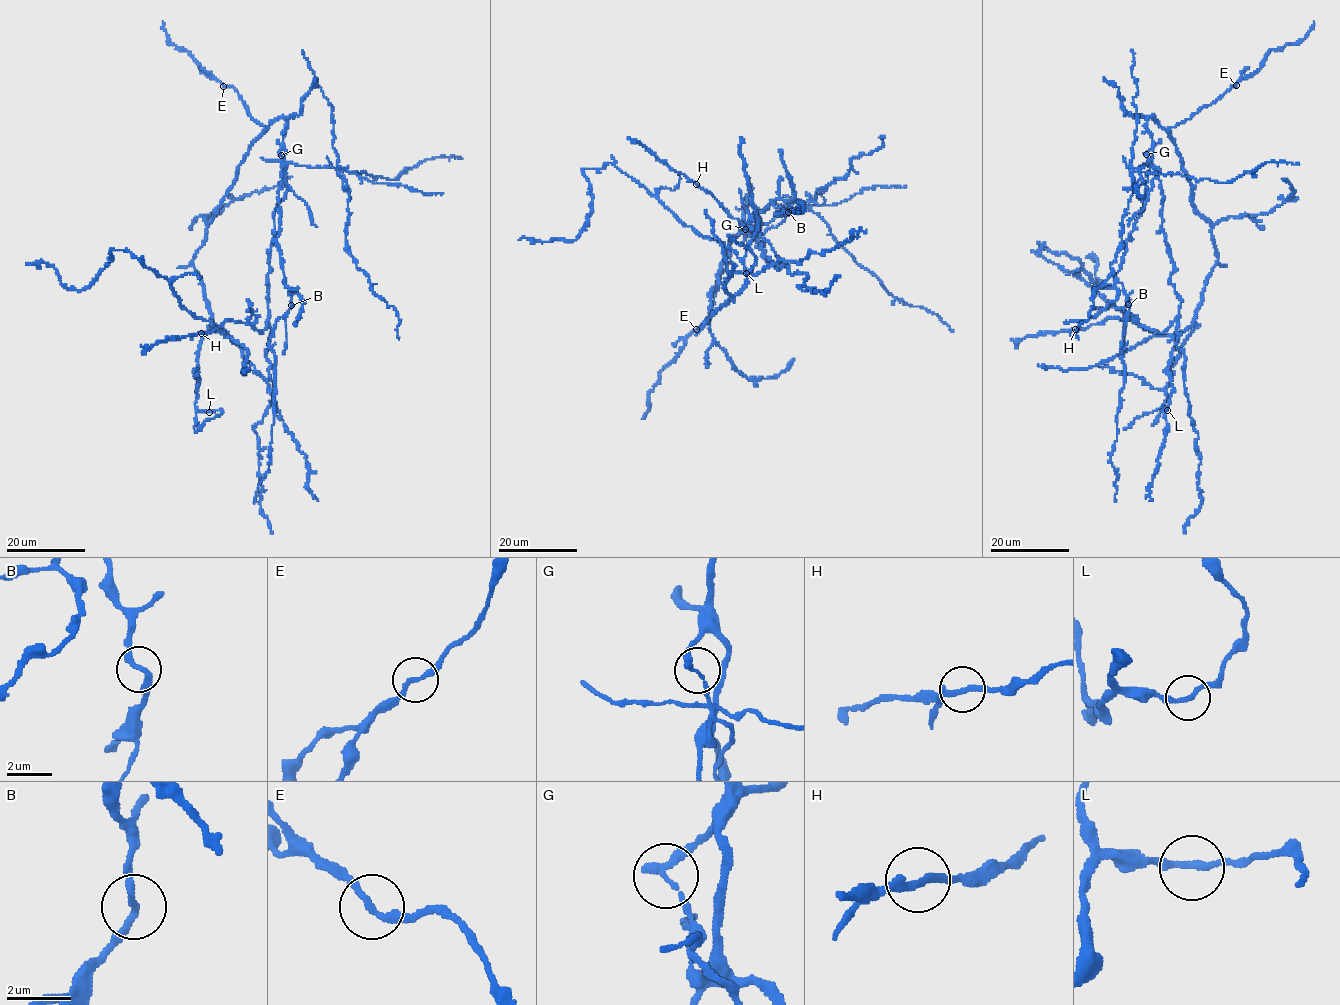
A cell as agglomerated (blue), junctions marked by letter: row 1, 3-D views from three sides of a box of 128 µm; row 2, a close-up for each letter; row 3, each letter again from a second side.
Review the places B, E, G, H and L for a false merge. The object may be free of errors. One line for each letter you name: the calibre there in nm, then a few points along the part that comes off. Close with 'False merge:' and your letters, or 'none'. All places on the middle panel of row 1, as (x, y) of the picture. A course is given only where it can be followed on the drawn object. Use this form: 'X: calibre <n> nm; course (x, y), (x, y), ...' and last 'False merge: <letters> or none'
G: calibre 240 nm; course (745, 229), (807, 205), (802, 203), (815, 200), (848, 174), (853, 158), (881, 147), (885, 137)
False merge: G

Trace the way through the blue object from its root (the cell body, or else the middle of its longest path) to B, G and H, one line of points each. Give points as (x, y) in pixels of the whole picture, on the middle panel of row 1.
B: (717, 286), (720, 266), (740, 230), (751, 235), (760, 219), (757, 213), (771, 201), (788, 212)
G: (717, 286), (717, 275), (728, 254), (729, 244), (743, 227), (747, 235), (745, 229)
H: (717, 286), (729, 244), (743, 227), (763, 243), (756, 247), (767, 260), (782, 266), (760, 234), (696, 184)

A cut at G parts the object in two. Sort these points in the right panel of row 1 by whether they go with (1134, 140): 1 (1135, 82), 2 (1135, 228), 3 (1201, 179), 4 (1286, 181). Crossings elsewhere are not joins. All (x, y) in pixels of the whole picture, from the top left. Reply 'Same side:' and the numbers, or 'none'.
Same side: 1, 3

